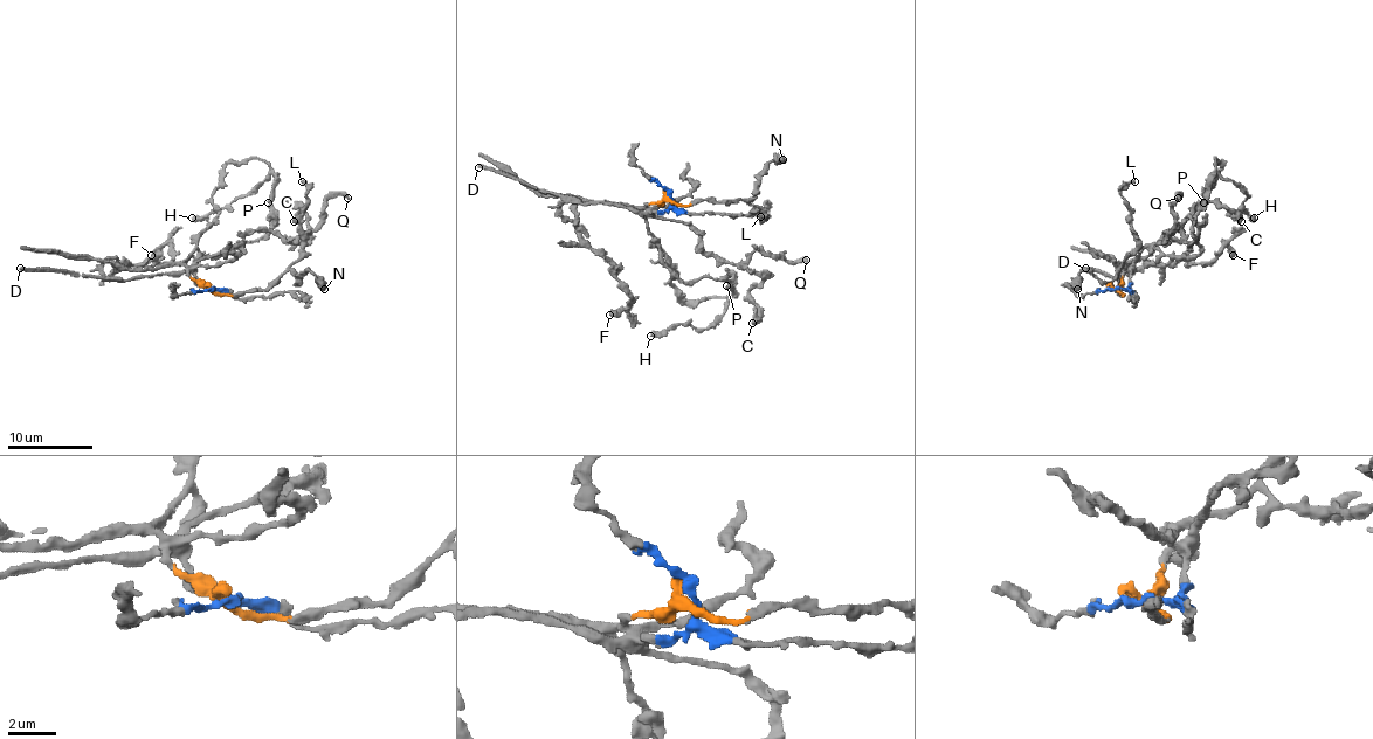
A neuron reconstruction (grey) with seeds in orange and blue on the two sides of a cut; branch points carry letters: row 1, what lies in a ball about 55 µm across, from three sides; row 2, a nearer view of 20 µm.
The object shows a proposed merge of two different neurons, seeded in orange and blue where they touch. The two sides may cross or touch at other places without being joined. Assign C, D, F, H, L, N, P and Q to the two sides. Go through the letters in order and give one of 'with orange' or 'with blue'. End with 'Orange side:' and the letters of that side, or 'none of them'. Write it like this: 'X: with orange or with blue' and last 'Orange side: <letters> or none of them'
C: with blue
D: with blue
F: with blue
H: with orange
L: with orange
N: with orange
P: with orange
Q: with blue
Orange side: H, L, N, P

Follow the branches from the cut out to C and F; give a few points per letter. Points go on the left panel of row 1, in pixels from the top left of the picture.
C: (211, 288), (200, 281), (200, 260), (255, 230), (304, 241), (308, 215), (291, 202), (292, 222)
F: (211, 288), (191, 273), (130, 280), (102, 270), (115, 257), (125, 264), (172, 257), (167, 246), (151, 256)

